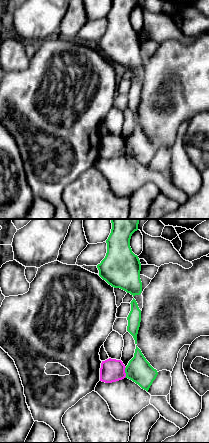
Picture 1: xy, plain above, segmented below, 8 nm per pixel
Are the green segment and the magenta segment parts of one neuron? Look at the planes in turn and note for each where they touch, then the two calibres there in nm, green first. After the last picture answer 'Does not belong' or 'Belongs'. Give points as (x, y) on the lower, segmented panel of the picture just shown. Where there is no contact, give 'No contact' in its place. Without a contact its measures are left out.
Touches green at (125, 372). Thickness 200 nm (green) against 190 nm

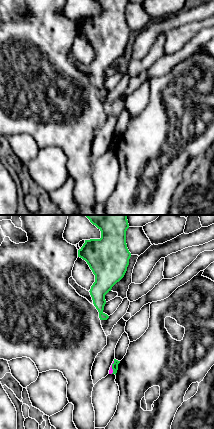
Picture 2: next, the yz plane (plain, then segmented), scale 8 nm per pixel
Touches green at (112, 367). Thickness 50 nm (green) against 30 nm

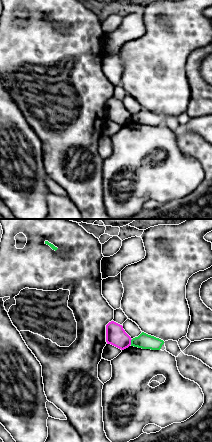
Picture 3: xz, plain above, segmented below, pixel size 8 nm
Touches green at (131, 342). Thickness 120 nm (green) against 160 nm

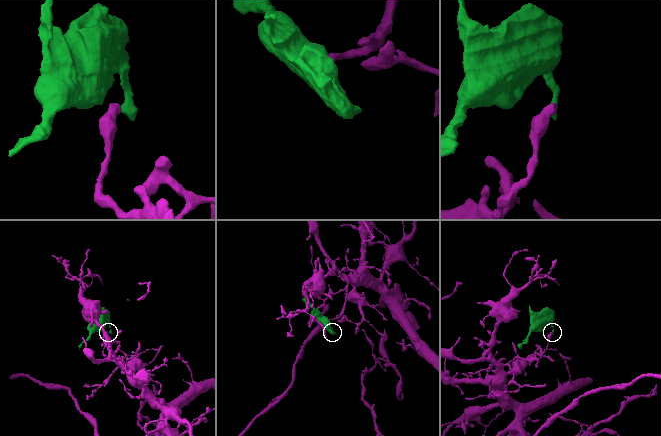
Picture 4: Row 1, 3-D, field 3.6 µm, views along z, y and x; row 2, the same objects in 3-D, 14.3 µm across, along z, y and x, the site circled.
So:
Does not belong

